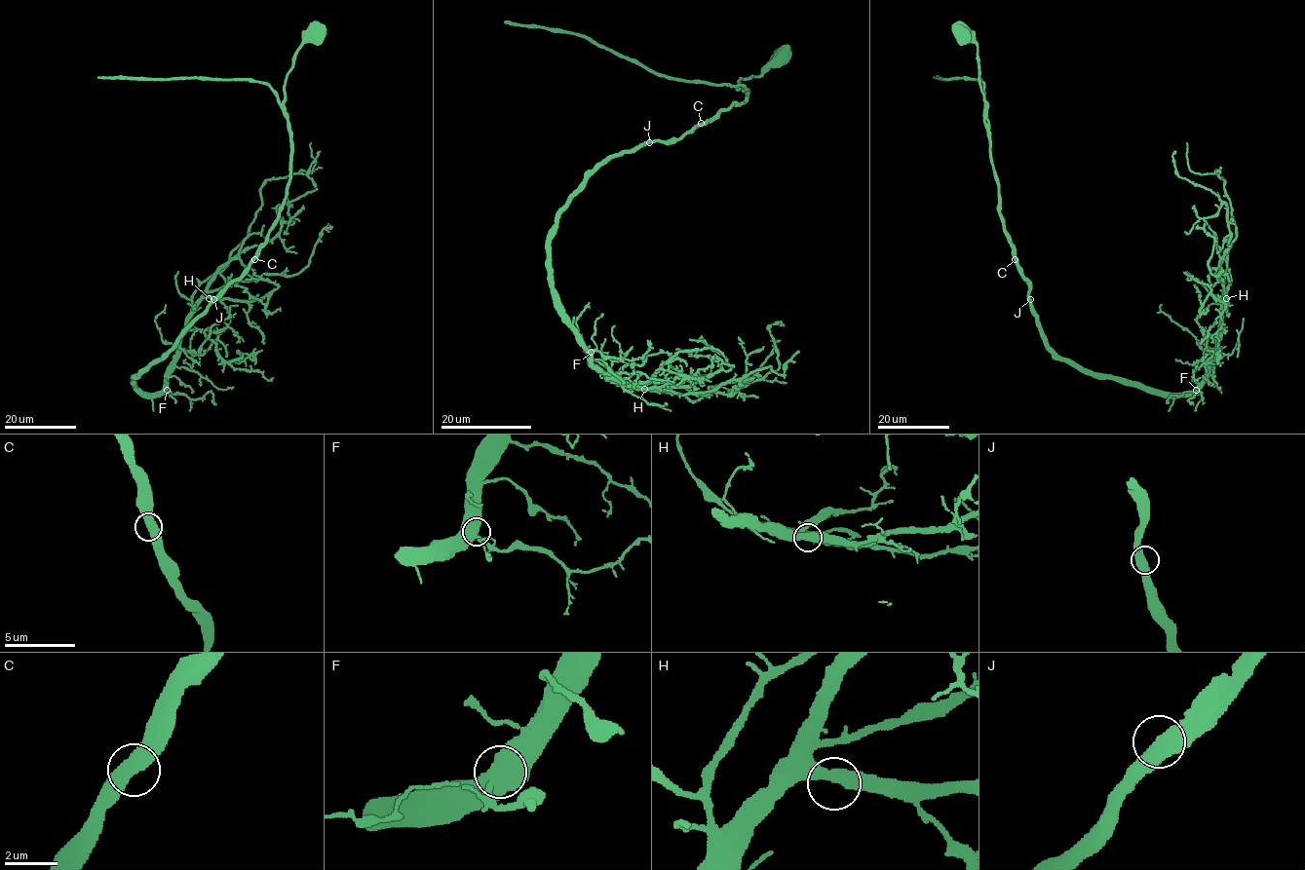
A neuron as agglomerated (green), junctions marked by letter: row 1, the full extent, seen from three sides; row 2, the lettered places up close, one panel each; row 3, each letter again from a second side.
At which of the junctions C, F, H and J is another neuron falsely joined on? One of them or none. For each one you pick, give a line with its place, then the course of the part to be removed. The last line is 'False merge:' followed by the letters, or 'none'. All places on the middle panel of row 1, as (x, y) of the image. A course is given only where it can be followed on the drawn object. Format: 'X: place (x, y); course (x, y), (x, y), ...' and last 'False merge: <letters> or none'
False merge: none

